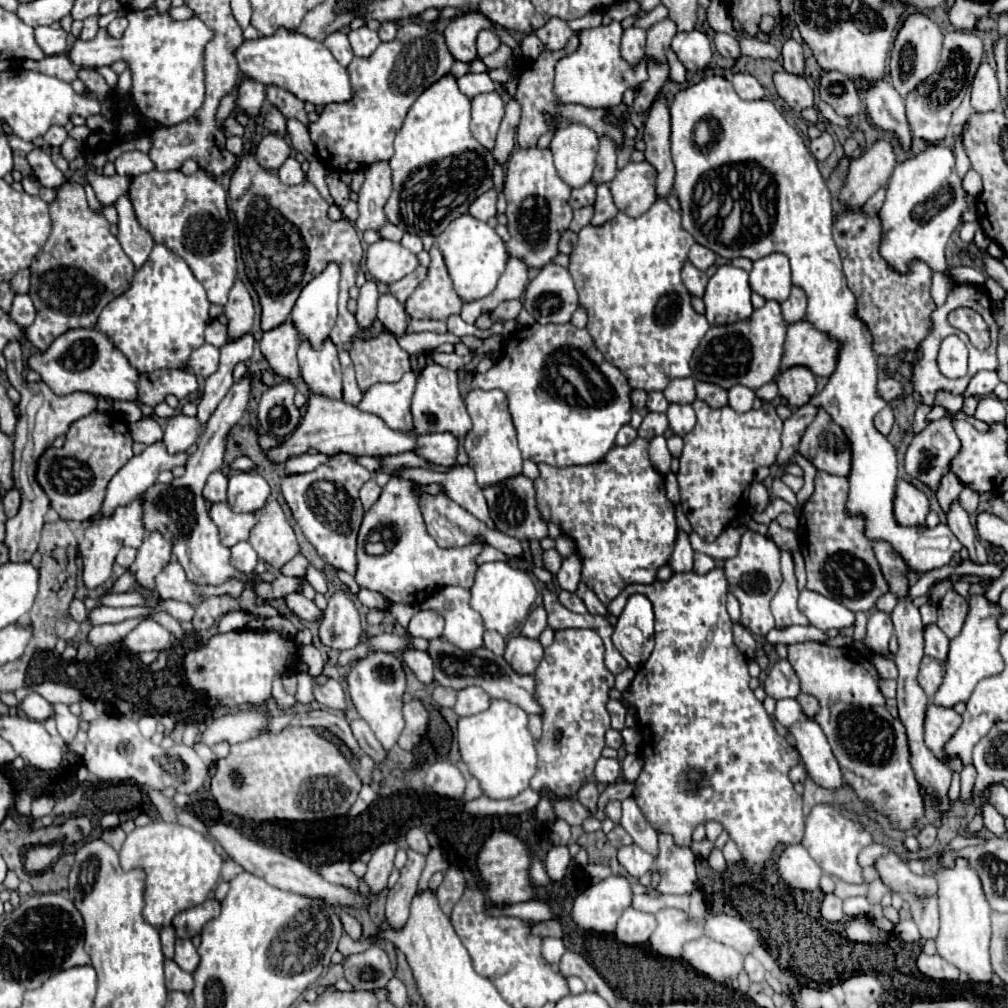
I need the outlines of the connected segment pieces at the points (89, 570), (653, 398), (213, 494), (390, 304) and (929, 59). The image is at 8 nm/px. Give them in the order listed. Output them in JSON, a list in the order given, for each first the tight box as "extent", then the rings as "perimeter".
[{"extent":[80,496,148,588],"perimeter":[[[142,496],[134,498],[126,506],[118,506],[112,512],[112,516],[94,518],[86,526],[84,536],[80,540],[80,554],[82,554],[82,560],[84,560],[84,574],[82,576],[84,576],[86,588],[96,588],[96,586],[104,584],[112,574],[112,564],[114,564],[118,548],[122,548],[122,546],[140,548],[146,534],[148,534],[148,530],[144,526],[144,500],[142,500]]]},{"extent":[648,392,668,412],"perimeter":[[[650,392],[648,394],[648,410],[650,412],[666,412],[666,408],[668,408],[668,400],[664,398],[664,394],[662,392]]]},{"extent":[204,470,228,502],"perimeter":[[[222,470],[212,472],[206,482],[206,488],[204,488],[204,498],[208,502],[224,502],[226,500],[226,486],[228,486],[228,476]]]},{"extent":[378,290,408,336],"perimeter":[[[388,290],[378,298],[378,320],[392,334],[396,334],[396,336],[404,334],[408,316],[404,312],[404,306],[398,302],[398,298],[392,292],[388,292]]]},{"extent":[890,12,944,98],"perimeter":[[[914,12],[904,20],[904,24],[898,30],[898,36],[894,40],[892,54],[890,54],[890,80],[902,98],[912,88],[916,88],[916,84],[920,84],[920,80],[924,80],[924,76],[930,76],[936,70],[938,56],[942,50],[942,38],[944,36],[942,36],[940,26],[922,12]]]}]

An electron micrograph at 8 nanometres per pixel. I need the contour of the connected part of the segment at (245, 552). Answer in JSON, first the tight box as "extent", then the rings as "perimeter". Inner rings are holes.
{"extent":[230,542,258,572],"perimeter":[[[240,542],[232,546],[230,552],[232,552],[232,564],[236,564],[236,568],[240,568],[242,572],[252,572],[256,568],[258,556],[248,542]]]}

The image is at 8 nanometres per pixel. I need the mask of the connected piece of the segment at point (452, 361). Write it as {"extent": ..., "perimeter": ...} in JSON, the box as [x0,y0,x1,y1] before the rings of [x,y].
{"extent":[430,352,476,370],"perimeter":[[[434,352],[434,354],[430,354],[430,358],[432,358],[432,362],[434,364],[438,364],[438,366],[444,366],[444,368],[448,368],[448,370],[458,370],[458,368],[462,368],[464,364],[468,364],[471,362],[476,354],[474,352],[470,352],[468,356],[458,356],[458,354],[440,354],[440,352]]]}

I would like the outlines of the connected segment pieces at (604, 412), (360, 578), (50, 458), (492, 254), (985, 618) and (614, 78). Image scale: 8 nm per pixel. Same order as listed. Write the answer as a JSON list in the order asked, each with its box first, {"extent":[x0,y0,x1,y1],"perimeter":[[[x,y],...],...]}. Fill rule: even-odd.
[{"extent":[470,324,632,466],"perimeter":[[[534,324],[534,326],[528,326],[528,328],[522,328],[518,332],[514,332],[506,346],[504,346],[504,352],[502,352],[502,360],[498,364],[494,364],[486,374],[474,374],[472,376],[472,384],[470,388],[482,388],[482,390],[492,390],[492,388],[500,388],[506,396],[508,396],[508,406],[510,406],[510,414],[512,414],[512,420],[514,420],[514,426],[516,426],[516,432],[518,432],[518,446],[522,450],[522,458],[528,458],[528,460],[534,460],[536,464],[544,462],[544,464],[550,464],[550,466],[578,466],[578,464],[592,464],[592,462],[600,462],[606,452],[614,446],[614,438],[618,434],[618,430],[630,422],[630,416],[632,416],[632,402],[630,402],[630,384],[628,384],[628,378],[614,366],[610,364],[602,354],[600,350],[594,346],[594,340],[590,336],[590,332],[586,328],[576,328],[574,324]]]},{"extent":[356,476,486,606],"perimeter":[[[392,476],[382,488],[378,502],[366,510],[364,522],[358,534],[358,572],[356,582],[368,590],[380,592],[388,602],[404,602],[418,606],[442,586],[456,584],[472,588],[476,574],[476,558],[486,546],[474,540],[462,548],[440,548],[436,540],[426,532],[426,524],[420,508],[420,494],[438,496],[442,494],[440,484],[416,484],[400,476]],[[366,542],[384,542],[386,552],[382,556],[370,556],[364,552]]]},{"extent":[36,412,132,522],"perimeter":[[[92,412],[72,424],[62,448],[48,448],[48,452],[40,456],[36,480],[60,518],[88,522],[92,516],[100,514],[108,482],[130,458],[132,438],[124,418],[114,412]]]},{"extent":[436,214,508,302],"perimeter":[[[462,214],[450,222],[450,226],[438,236],[436,242],[444,254],[454,288],[464,302],[480,300],[496,288],[500,272],[504,272],[508,252],[506,252],[506,244],[502,242],[502,238],[496,234],[492,226],[488,226],[482,220],[476,220],[470,214]]]},{"extent":[932,594,1004,708],"perimeter":[[[984,594],[970,596],[970,612],[968,612],[968,618],[964,622],[964,628],[962,628],[960,636],[956,636],[950,642],[944,682],[940,684],[938,692],[934,694],[934,700],[932,700],[934,704],[952,708],[958,702],[966,702],[968,696],[972,694],[974,686],[982,678],[996,676],[1004,670],[1004,660],[998,652],[998,642],[1000,642],[1000,636],[1002,636],[998,620],[1000,620],[1002,614],[1004,614],[1004,610],[1000,608],[1000,604],[990,602]]]},{"extent":[554,22,658,110],"perimeter":[[[610,22],[608,26],[588,28],[578,32],[578,48],[560,58],[556,64],[556,78],[554,78],[554,94],[560,104],[582,104],[586,108],[604,108],[614,110],[622,102],[622,94],[632,88],[636,90],[648,78],[648,62],[658,64],[656,58],[644,56],[636,64],[630,64],[620,54],[620,36],[622,24]]]}]

